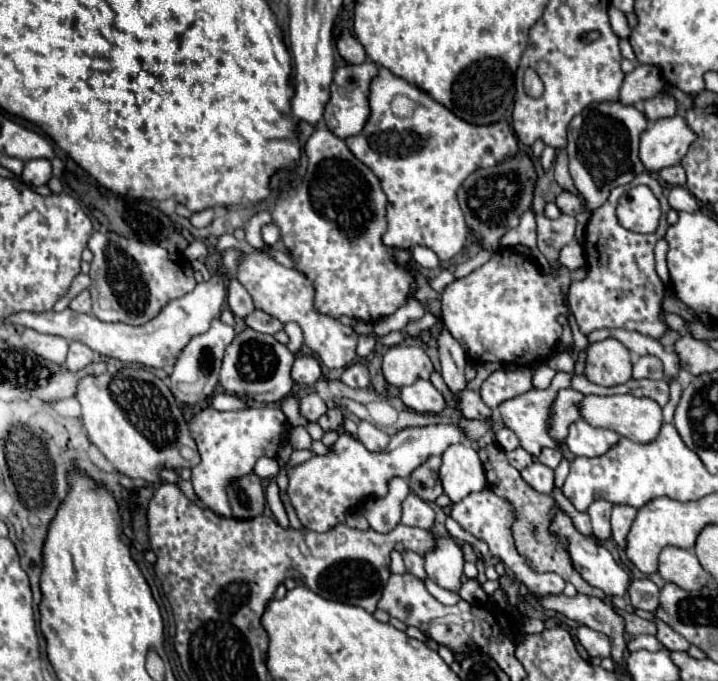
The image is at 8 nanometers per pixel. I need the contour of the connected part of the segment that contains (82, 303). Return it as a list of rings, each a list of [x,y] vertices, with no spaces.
[[[82,291],[82,293],[70,303],[70,309],[72,309],[72,311],[78,311],[78,313],[90,313],[90,309],[92,309],[90,293],[88,293],[88,291]]]

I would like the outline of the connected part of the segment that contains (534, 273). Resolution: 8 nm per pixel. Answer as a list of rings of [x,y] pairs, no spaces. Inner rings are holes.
[[[496,251],[488,263],[472,271],[468,277],[456,279],[452,285],[444,287],[440,299],[442,323],[452,333],[452,337],[464,347],[466,355],[474,363],[544,363],[562,335],[562,325],[558,323],[558,317],[568,313],[568,309],[562,305],[562,295],[568,291],[568,285],[570,271],[566,267],[560,273],[552,271],[550,275],[546,275],[532,259],[526,259],[512,251],[504,251],[500,257],[500,251]]]

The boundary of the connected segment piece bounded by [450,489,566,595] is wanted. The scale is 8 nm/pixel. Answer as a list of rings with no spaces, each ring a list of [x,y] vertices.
[[[484,489],[484,491],[478,491],[478,493],[470,493],[468,497],[464,497],[460,503],[452,505],[450,509],[450,517],[464,529],[468,531],[470,535],[474,535],[476,539],[484,541],[490,549],[490,553],[494,557],[498,557],[532,593],[536,595],[558,595],[562,593],[566,581],[556,575],[556,573],[538,573],[534,571],[528,561],[518,553],[516,545],[514,545],[514,537],[512,537],[512,523],[514,523],[514,509],[512,509],[512,503],[496,493],[492,493],[490,489]]]

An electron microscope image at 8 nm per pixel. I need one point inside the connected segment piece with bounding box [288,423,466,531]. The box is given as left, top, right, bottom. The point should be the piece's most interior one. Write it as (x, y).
(322, 489)

